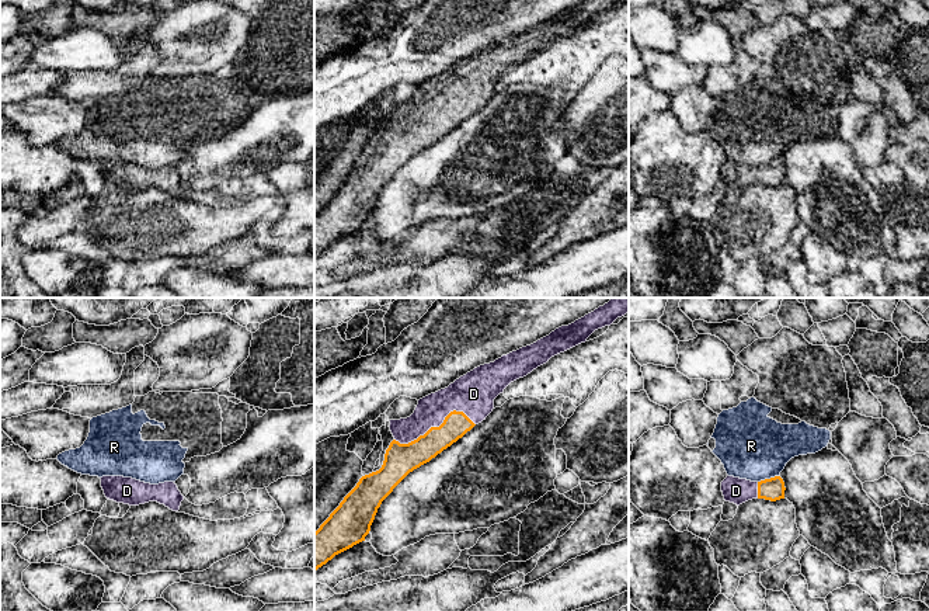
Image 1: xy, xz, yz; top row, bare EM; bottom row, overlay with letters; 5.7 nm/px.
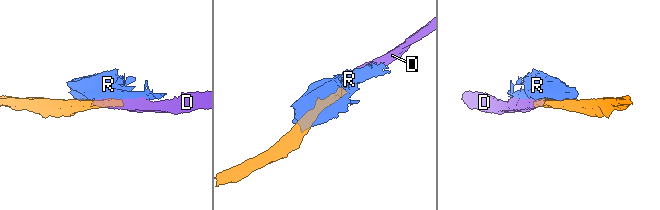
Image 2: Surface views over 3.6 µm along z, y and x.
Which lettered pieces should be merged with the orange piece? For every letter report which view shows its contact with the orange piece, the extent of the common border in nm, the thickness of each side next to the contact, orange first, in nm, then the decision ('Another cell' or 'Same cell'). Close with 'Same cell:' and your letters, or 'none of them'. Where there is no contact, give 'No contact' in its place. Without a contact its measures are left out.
D: Touches orange in xz. Shared border 480 nm. Thickness 170 nm (orange) against 190 nm. Same cell
R: Touches orange in yz. Shared border 130 nm. Thickness 130 nm (orange) against 380 nm. Another cell
Same cell: D

